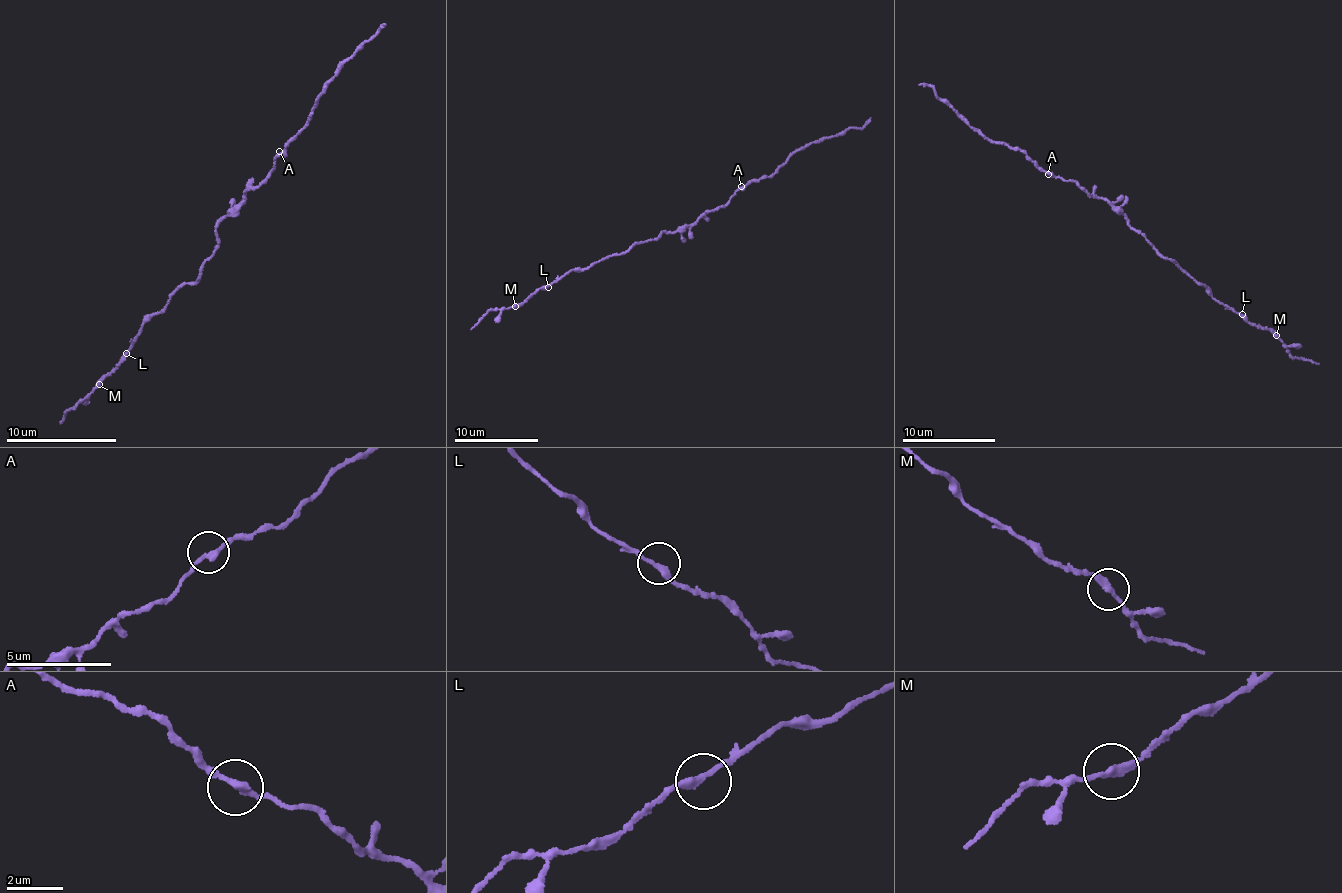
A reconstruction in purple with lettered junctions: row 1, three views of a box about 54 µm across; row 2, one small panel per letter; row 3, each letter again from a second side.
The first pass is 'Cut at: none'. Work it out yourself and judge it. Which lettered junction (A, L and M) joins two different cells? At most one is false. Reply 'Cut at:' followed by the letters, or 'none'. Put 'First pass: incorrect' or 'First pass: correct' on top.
First pass: correct
Cut at: none

